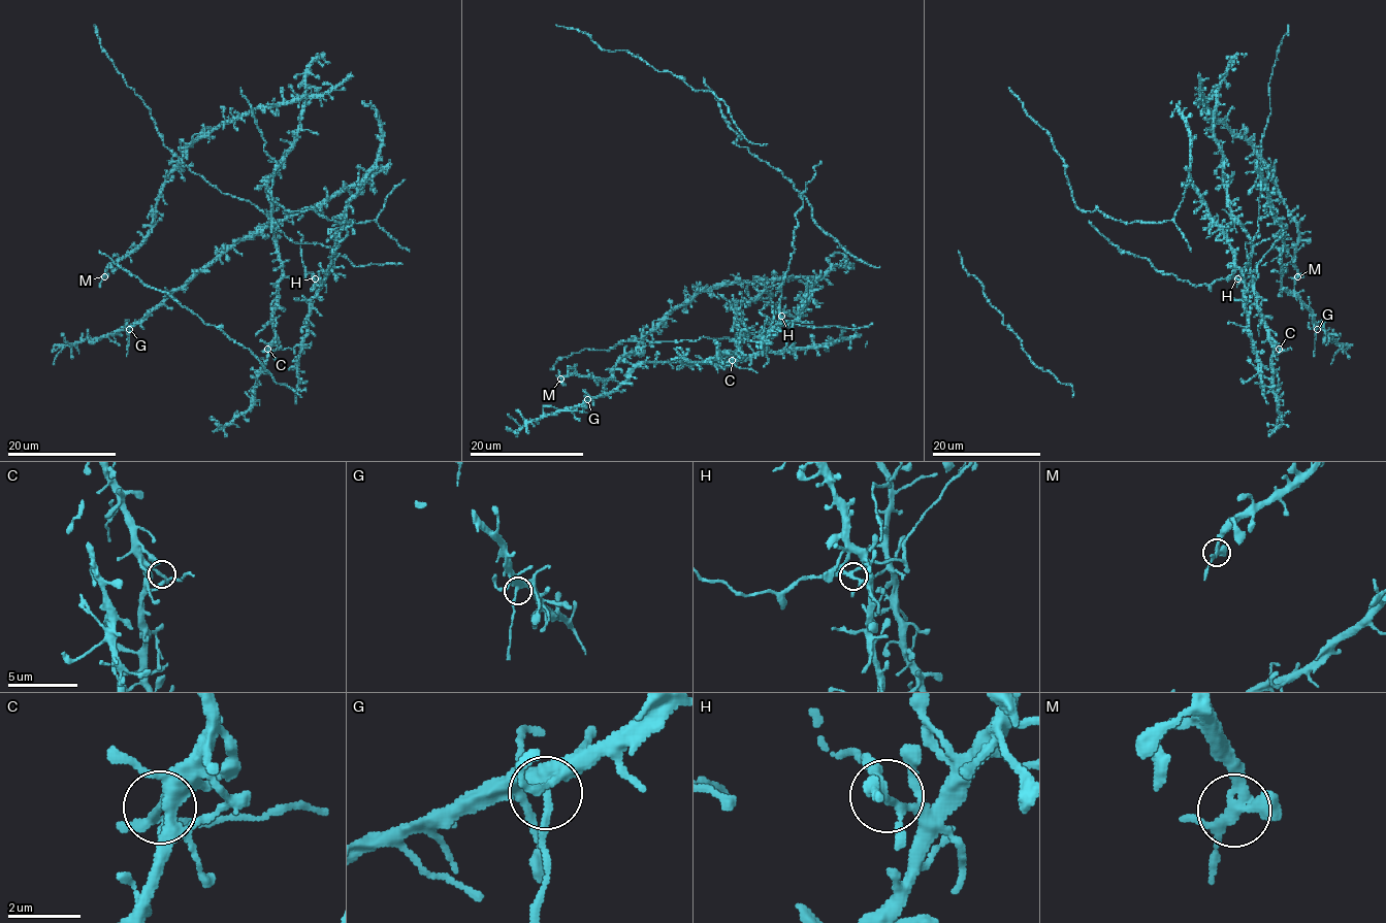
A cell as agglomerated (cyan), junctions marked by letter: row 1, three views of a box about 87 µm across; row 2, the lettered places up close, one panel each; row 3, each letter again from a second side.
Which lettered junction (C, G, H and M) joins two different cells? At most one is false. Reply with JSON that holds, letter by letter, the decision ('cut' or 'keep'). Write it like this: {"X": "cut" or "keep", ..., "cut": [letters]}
{"C": "keep", "G": "keep", "H": "cut", "M": "keep", "cut": ["H"]}

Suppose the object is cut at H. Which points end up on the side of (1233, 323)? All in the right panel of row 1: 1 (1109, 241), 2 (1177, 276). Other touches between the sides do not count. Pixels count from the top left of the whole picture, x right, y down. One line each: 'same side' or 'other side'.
1: other side
2: other side

